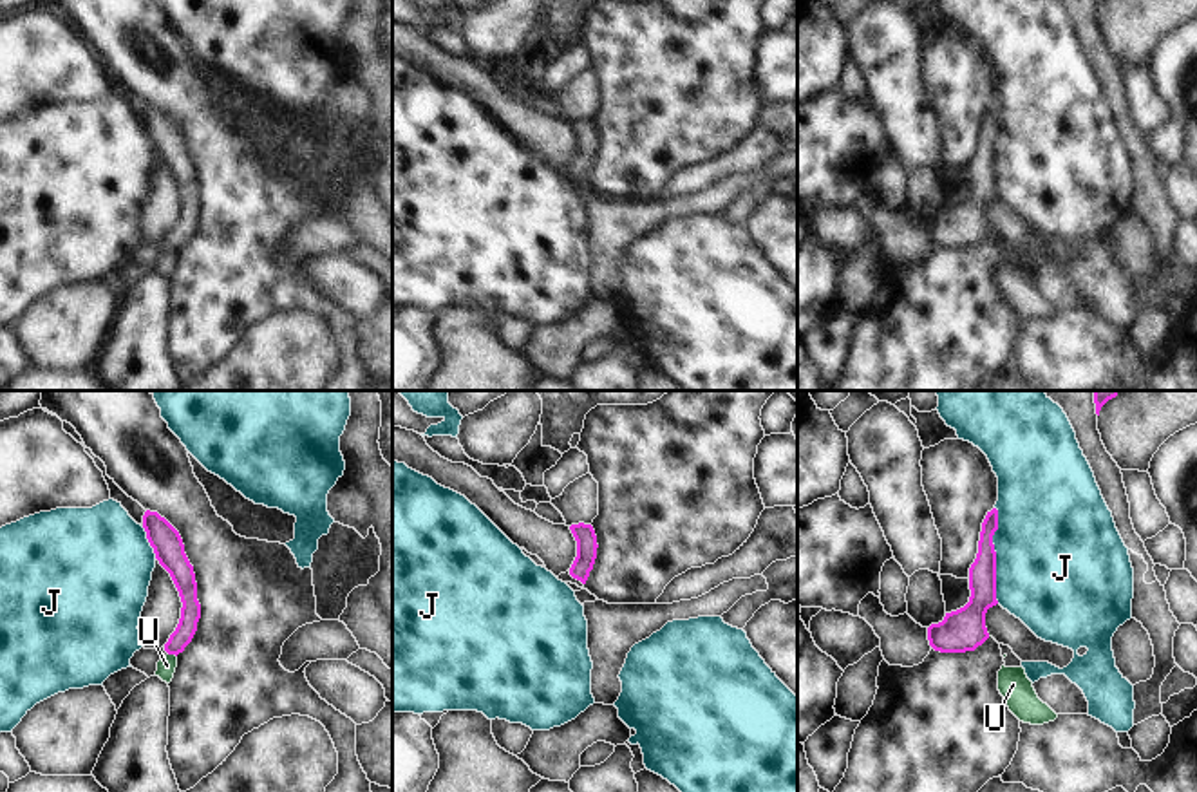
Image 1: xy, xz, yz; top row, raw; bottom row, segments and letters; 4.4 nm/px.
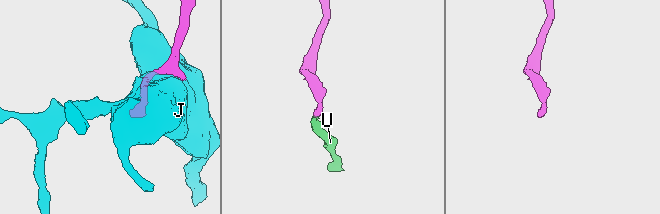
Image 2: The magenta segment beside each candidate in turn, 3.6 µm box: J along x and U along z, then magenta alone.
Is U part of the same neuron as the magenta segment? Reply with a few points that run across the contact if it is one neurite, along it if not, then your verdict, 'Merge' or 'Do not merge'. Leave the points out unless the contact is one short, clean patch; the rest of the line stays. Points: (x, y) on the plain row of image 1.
Line: xy (169, 248), (176, 252). Do not merge

